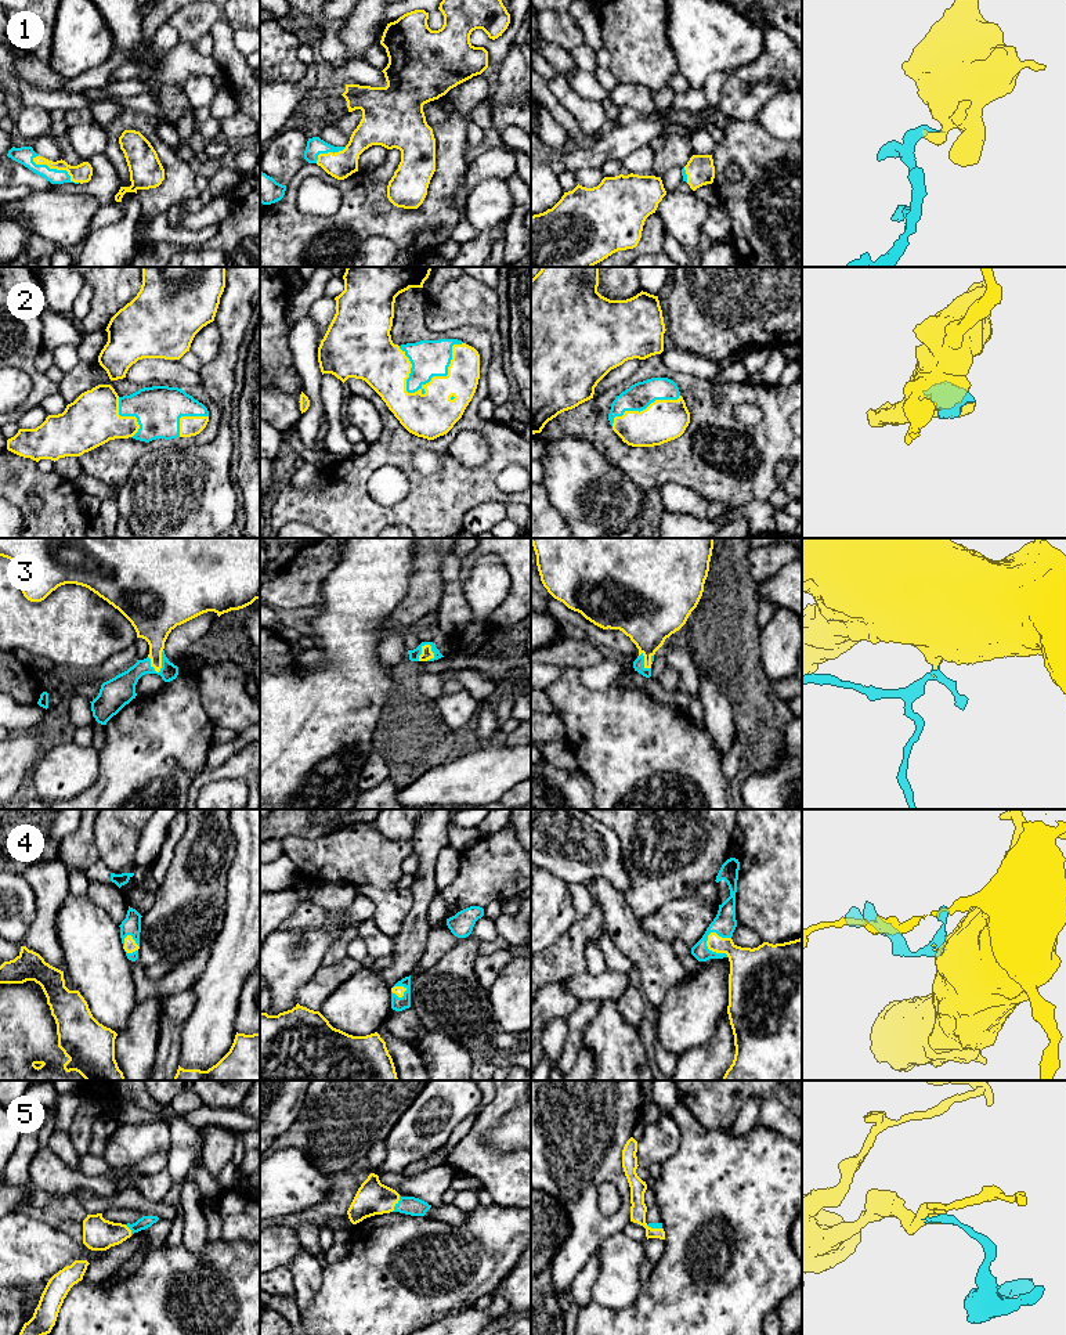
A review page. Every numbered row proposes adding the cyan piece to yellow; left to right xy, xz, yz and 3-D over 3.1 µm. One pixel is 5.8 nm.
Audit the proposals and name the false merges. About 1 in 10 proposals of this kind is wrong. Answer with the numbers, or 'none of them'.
none of them

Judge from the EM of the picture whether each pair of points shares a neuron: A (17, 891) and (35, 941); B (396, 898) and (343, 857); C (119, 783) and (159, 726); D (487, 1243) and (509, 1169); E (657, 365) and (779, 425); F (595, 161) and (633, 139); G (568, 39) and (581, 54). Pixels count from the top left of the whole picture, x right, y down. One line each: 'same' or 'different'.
A: different
B: different
C: same
D: different
E: same
F: same
G: different

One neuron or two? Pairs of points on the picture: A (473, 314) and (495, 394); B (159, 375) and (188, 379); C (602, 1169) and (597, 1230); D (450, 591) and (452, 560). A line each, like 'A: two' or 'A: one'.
A: one
B: one
C: one
D: two

